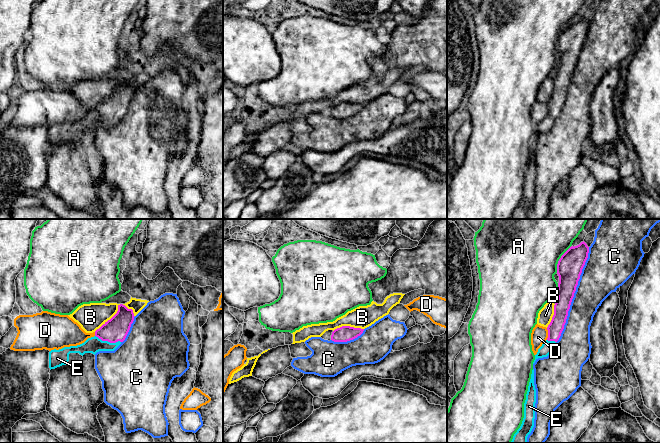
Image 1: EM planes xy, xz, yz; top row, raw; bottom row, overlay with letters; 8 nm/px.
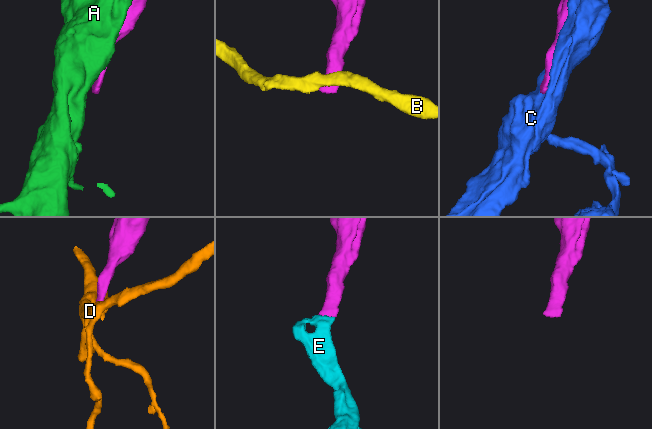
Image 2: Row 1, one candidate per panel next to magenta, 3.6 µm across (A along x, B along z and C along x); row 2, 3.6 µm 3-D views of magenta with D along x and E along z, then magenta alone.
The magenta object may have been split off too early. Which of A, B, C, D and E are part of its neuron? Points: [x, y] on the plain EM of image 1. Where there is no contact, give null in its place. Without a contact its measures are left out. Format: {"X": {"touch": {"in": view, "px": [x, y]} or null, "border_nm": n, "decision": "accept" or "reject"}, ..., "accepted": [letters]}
{"A": {"touch": {"in": "yz", "px": [559, 35]}, "border_nm": 260, "decision": "reject"}, "B": {"touch": {"in": "xy", "px": [110, 95]}, "border_nm": 300, "decision": "reject"}, "C": {"touch": {"in": "yz", "px": [573, 71]}, "border_nm": 800, "decision": "reject"}, "D": {"touch": {"in": "yz", "px": [548, 110]}, "border_nm": 100, "decision": "reject"}, "E": {"touch": {"in": "xy", "px": [108, 117]}, "border_nm": 220, "decision": "accept"}, "accepted": ["E"]}

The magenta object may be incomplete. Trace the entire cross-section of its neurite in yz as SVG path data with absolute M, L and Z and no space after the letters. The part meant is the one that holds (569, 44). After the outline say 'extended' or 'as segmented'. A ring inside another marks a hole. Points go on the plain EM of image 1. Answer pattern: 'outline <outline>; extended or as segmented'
outline M583 17L577 22L571 22L558 37L558 75L554 81L554 91L547 103L548 114L538 125L533 140L538 134L547 133L561 112L588 29L589 23Z; extended

